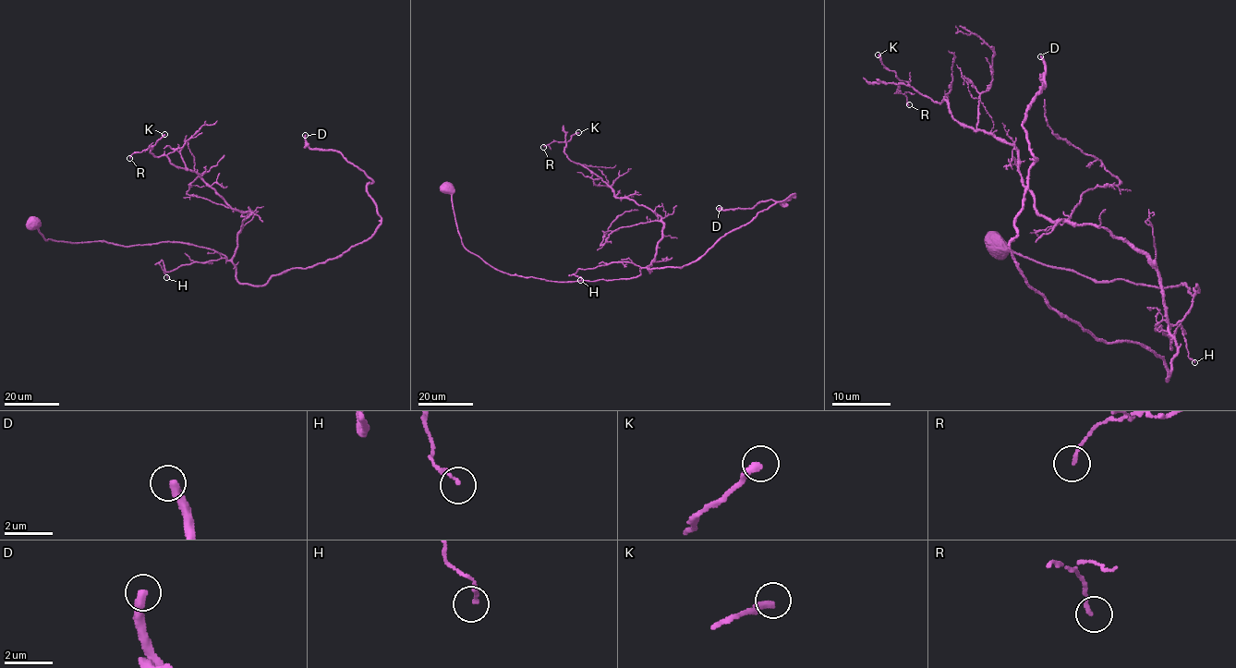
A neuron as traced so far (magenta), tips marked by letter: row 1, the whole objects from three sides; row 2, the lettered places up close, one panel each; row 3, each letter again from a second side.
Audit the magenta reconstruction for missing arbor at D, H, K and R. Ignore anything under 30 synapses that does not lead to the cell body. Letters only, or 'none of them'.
D

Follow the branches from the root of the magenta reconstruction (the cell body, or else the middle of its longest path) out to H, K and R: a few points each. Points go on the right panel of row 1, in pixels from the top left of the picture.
H: (1001, 242), (1097, 282), (1196, 285), (1189, 312), (1157, 325), (1170, 349), (1180, 325), (1194, 362)
K: (1001, 242), (1097, 282), (1199, 290), (1169, 324), (1143, 253), (1043, 216), (1013, 146), (962, 126), (878, 54)
R: (1001, 242), (1097, 282), (1199, 290), (1169, 324), (1143, 253), (1043, 216), (1013, 146), (899, 82), (909, 104)

